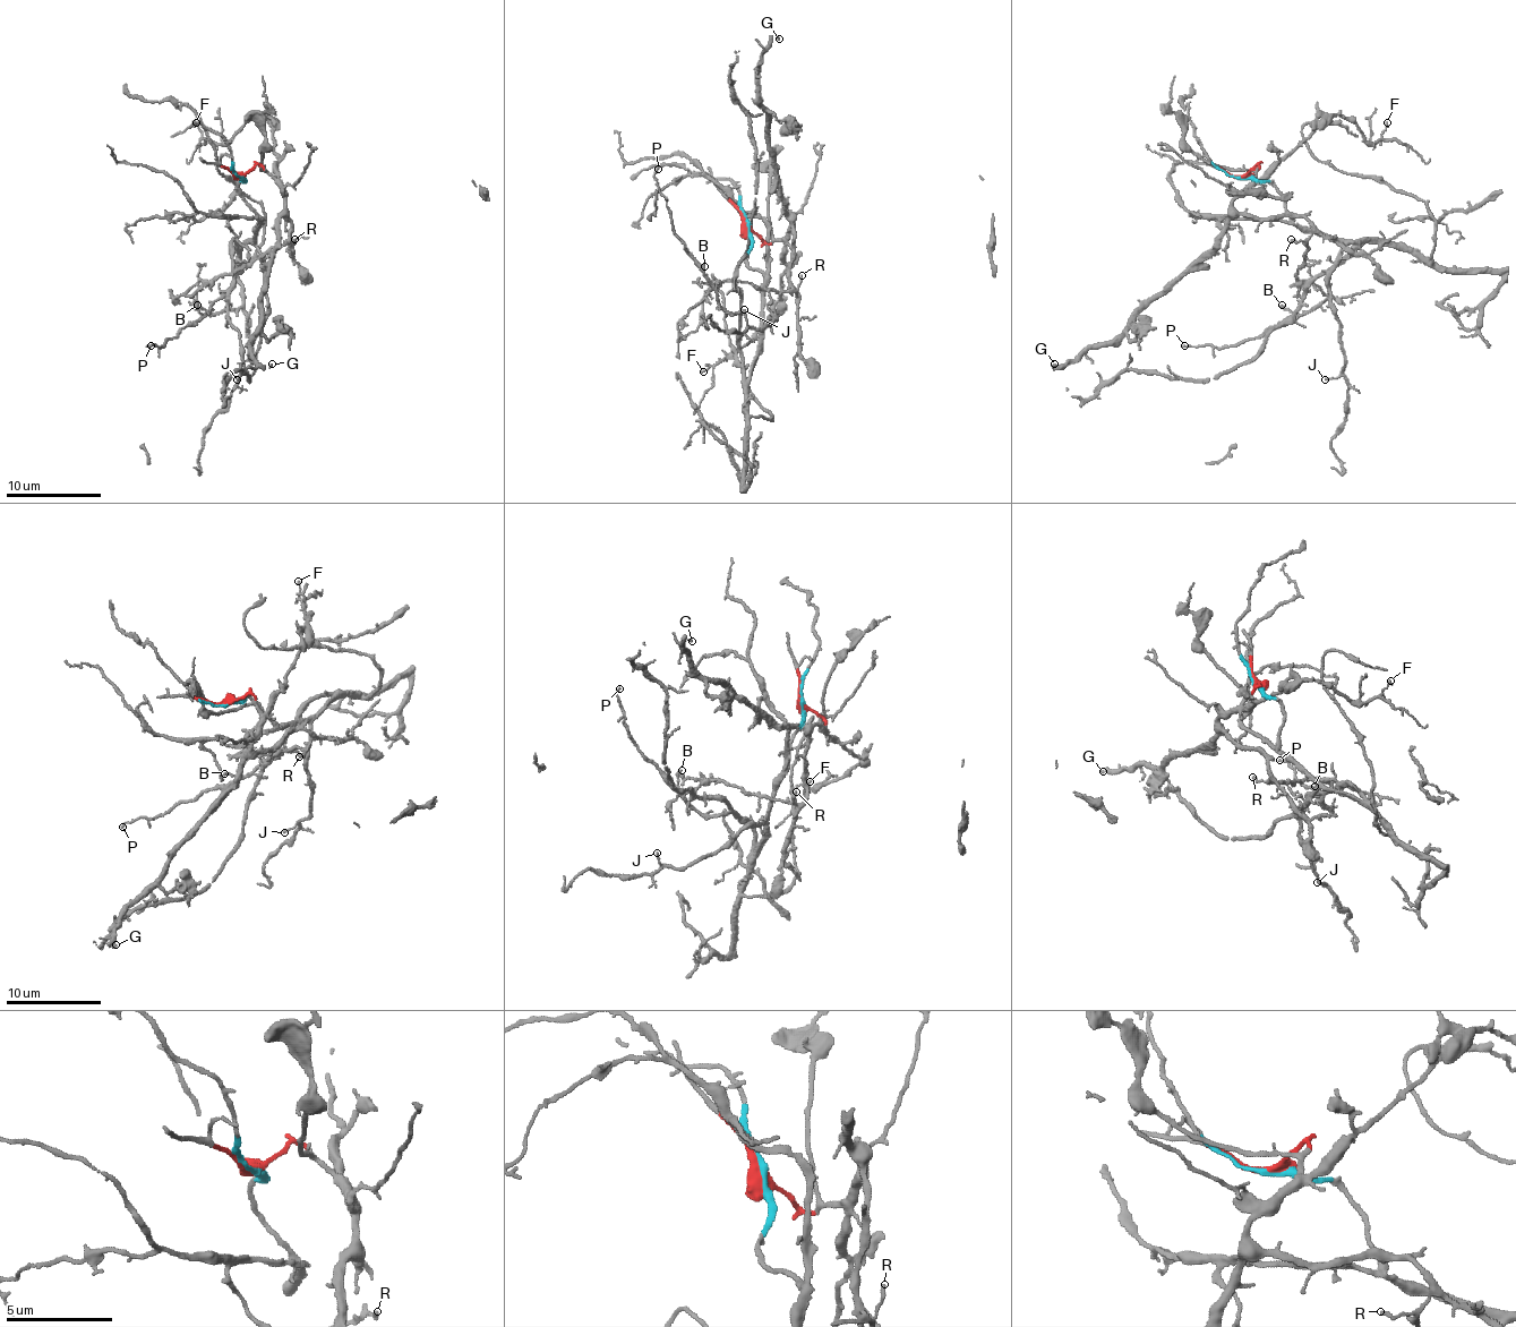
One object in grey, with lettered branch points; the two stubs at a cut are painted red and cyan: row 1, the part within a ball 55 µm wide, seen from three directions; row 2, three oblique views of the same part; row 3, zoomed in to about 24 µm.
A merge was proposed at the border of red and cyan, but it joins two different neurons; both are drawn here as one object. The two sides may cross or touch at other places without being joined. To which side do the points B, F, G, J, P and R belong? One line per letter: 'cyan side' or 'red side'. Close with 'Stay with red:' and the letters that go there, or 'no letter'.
B: cyan side
F: red side
G: red side
J: cyan side
P: cyan side
R: red side
Stay with red: F, G, R

